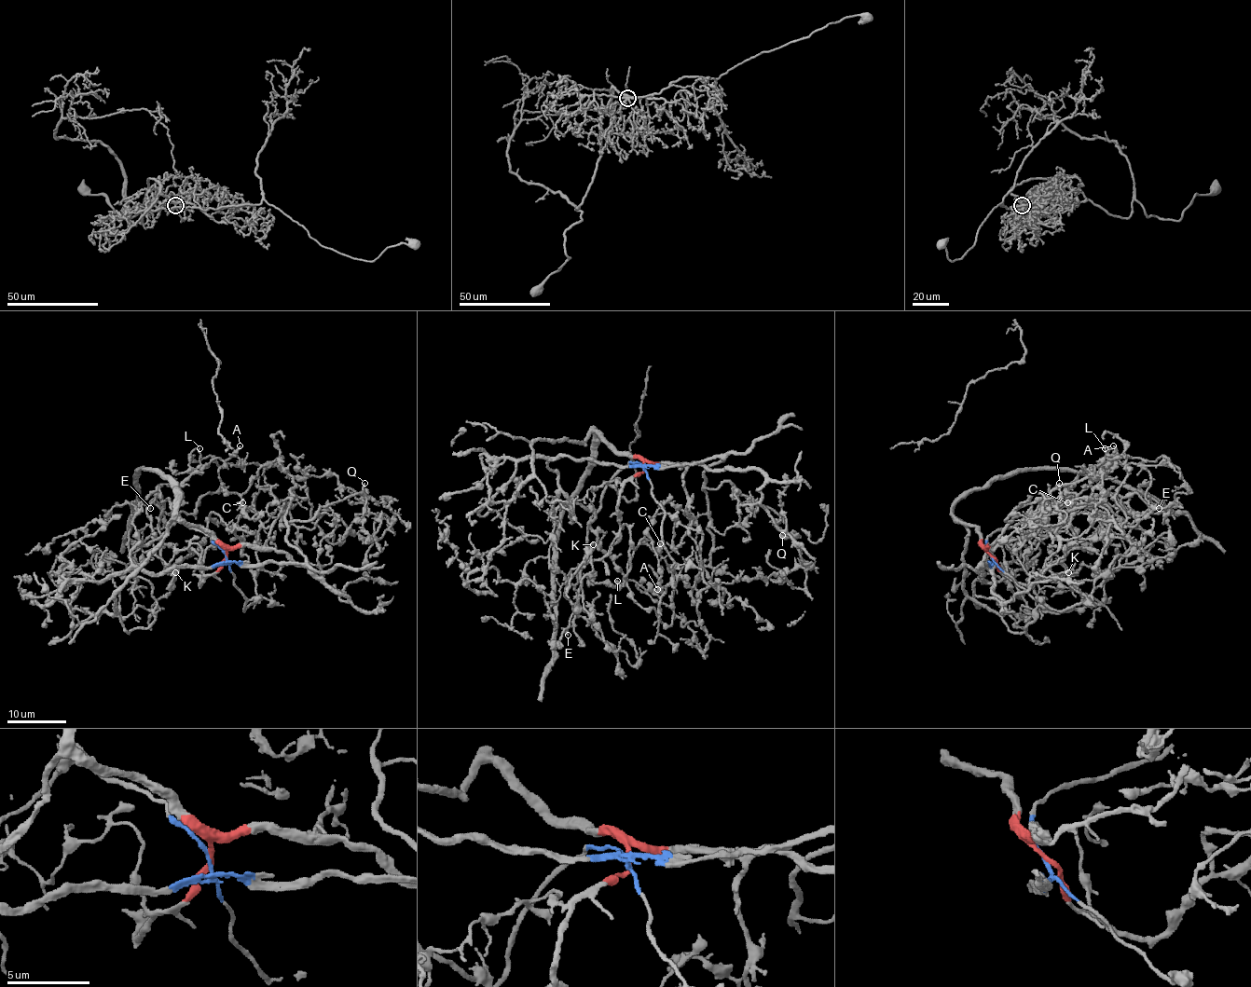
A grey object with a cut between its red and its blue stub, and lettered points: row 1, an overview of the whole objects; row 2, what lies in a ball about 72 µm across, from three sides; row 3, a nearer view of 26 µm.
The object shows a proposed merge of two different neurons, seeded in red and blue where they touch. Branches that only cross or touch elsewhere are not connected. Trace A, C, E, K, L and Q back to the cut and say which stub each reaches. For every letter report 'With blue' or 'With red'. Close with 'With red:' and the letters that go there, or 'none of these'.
A: With blue
C: With blue
E: With red
K: With blue
L: With blue
Q: With blue
With red: E

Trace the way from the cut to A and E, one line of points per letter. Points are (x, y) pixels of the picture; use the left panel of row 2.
A: (226, 555), (182, 520), (173, 503), (192, 473), (219, 458), (226, 460), (240, 445)
E: (226, 555), (199, 583), (201, 558), (188, 548), (173, 550), (154, 535), (146, 508), (157, 491), (151, 508)

